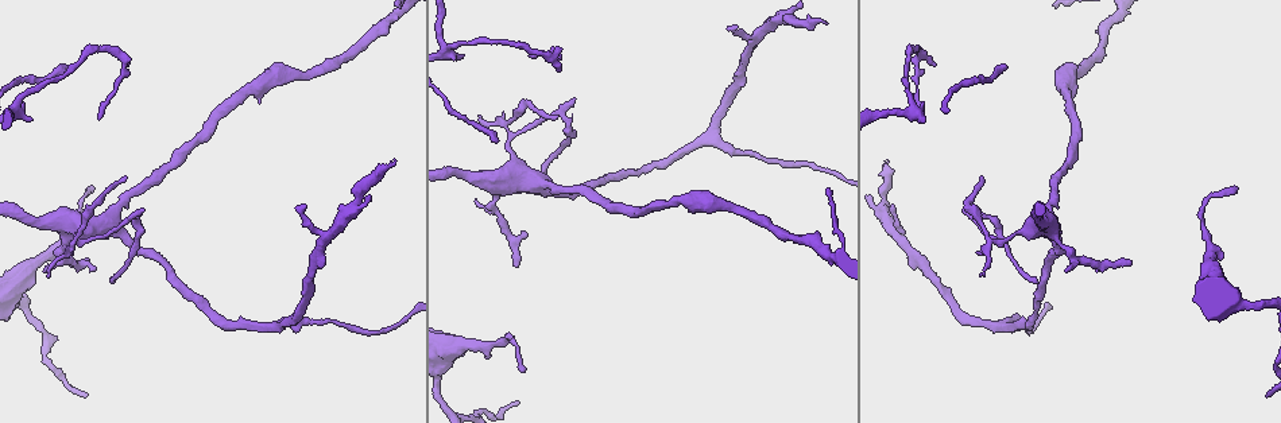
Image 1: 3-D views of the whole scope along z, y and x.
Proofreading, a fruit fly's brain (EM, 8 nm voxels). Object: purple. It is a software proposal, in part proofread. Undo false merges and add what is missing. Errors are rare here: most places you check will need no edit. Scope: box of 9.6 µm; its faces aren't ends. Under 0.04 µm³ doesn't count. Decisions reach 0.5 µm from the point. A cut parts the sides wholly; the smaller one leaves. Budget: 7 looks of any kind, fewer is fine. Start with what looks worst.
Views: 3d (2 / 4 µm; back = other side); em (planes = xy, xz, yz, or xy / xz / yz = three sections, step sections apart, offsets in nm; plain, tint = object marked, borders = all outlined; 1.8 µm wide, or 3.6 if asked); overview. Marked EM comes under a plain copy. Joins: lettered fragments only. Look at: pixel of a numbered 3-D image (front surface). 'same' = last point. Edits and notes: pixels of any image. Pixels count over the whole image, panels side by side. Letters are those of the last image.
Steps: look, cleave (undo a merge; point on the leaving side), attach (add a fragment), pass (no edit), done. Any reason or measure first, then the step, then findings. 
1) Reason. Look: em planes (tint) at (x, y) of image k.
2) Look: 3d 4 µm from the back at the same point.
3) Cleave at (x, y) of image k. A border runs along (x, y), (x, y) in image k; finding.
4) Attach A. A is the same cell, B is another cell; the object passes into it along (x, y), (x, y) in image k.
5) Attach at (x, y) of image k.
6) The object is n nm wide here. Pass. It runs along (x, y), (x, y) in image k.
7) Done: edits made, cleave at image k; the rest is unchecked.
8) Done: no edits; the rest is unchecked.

Branch stops here. Look: em planes (borders) at (885, 161) of image 1.

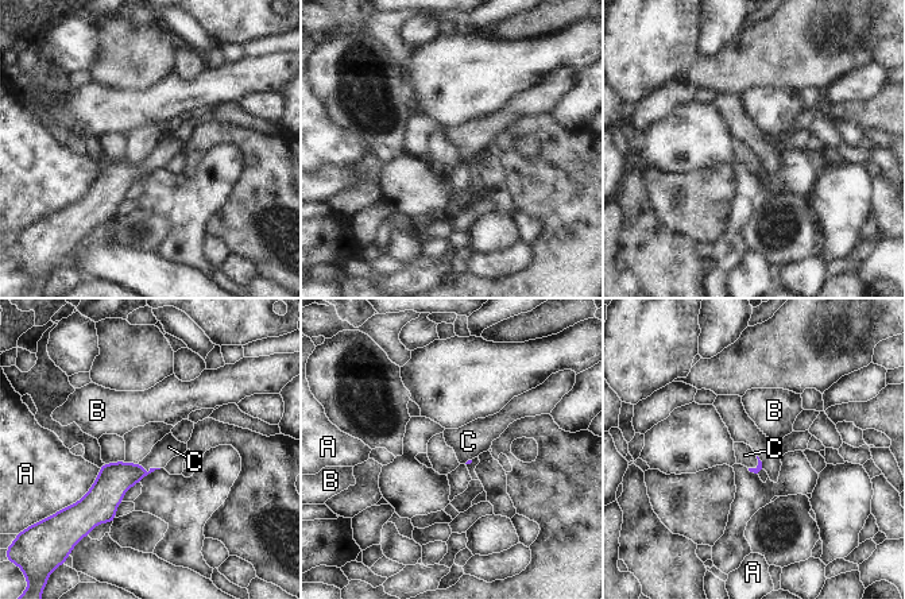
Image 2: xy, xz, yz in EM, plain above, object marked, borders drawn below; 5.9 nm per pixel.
Attach C. C is the same cell, A and B are other cells; the object passes into it along (113, 479), (149, 471), (169, 447) in image 2; it goes on there.

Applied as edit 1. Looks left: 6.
Tapers out. Look: em planes (borders) at (88, 395) of image 1.

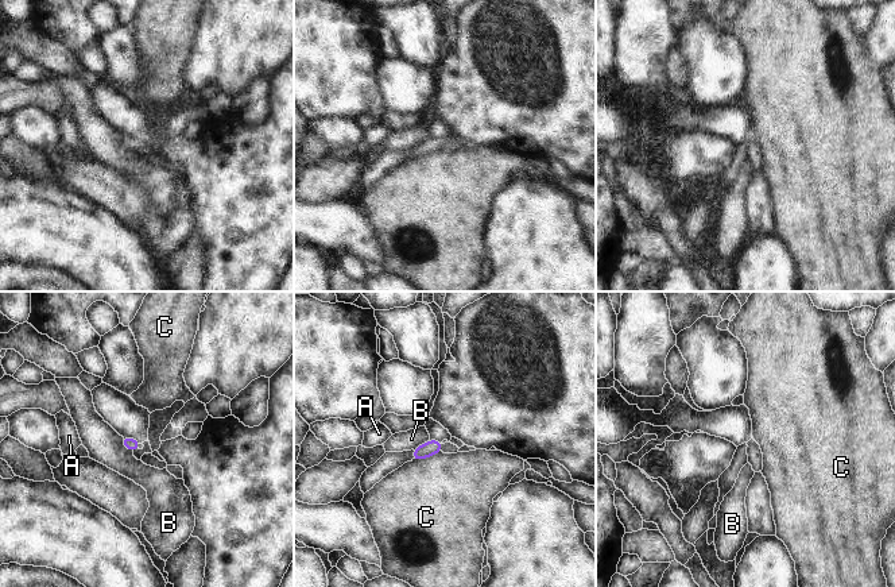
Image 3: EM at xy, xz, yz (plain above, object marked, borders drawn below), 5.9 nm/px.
The object is 70 nm wide here. Pass. A, B and C are other cells; a border runs along (441, 451), (411, 462) in image 3; no lettered fragment goes on from it.

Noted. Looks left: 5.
Look: em planes (tint) at (700, 139) of image 1.

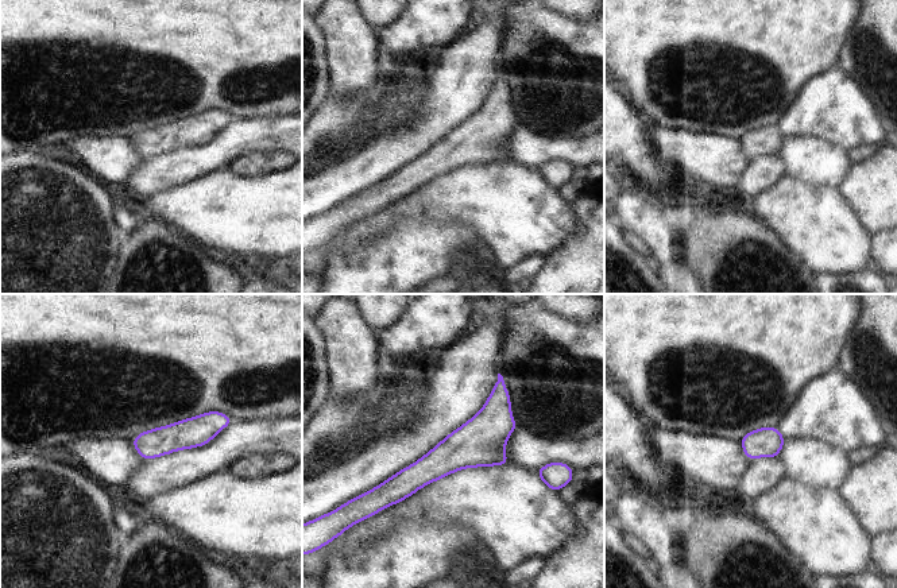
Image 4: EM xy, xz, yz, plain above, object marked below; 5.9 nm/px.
Look: em planes (borders) at the same point.

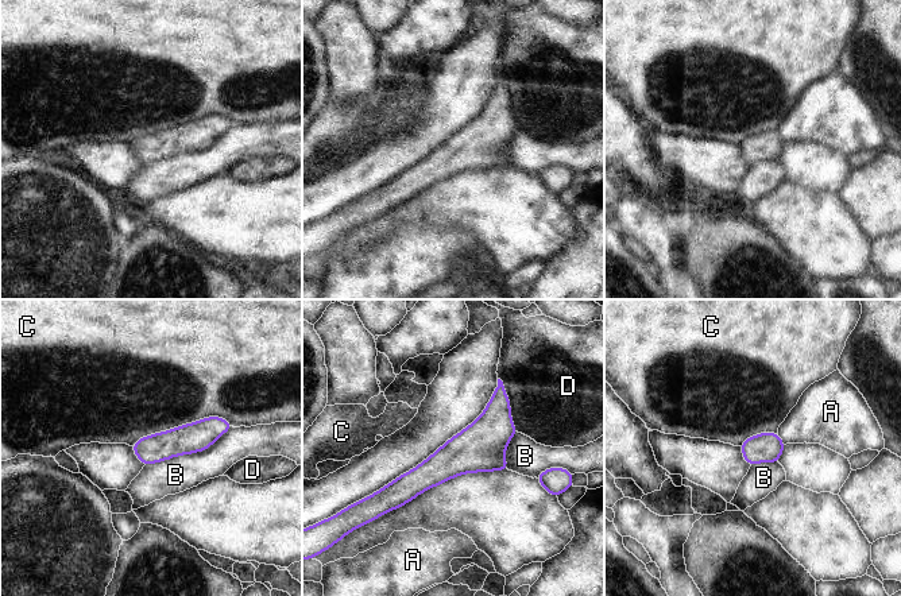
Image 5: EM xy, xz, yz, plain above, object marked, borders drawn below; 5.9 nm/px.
The object is 170 nm wide here. Pass. A, B, C and D are other cells; a border runs along (232, 426), (202, 451), (144, 465) in image 5; all the same cell.

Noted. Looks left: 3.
Done: edits made, attach at image 2; the rest is unchecked.

